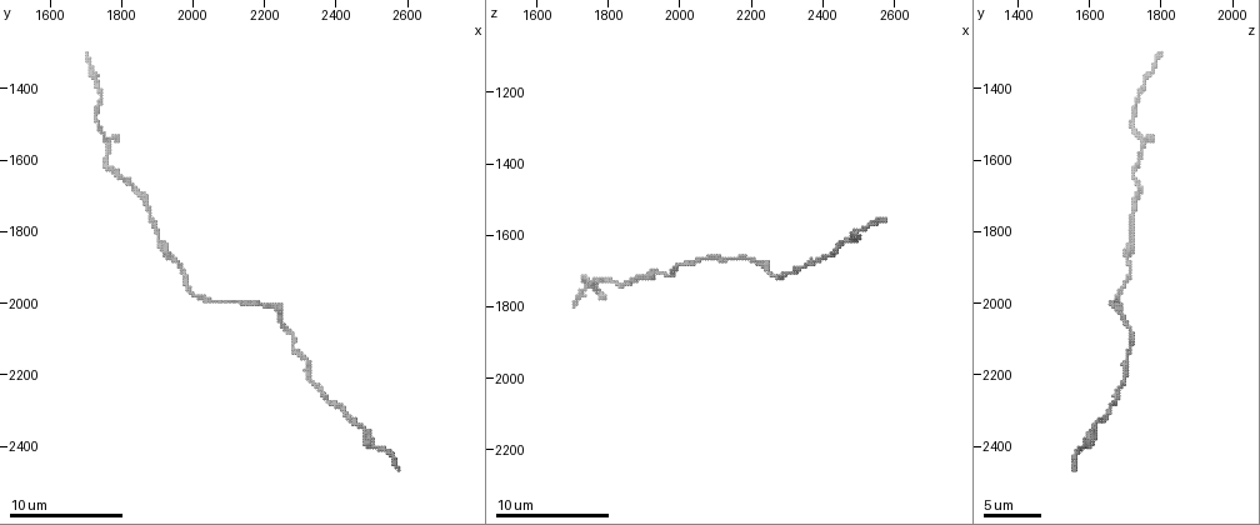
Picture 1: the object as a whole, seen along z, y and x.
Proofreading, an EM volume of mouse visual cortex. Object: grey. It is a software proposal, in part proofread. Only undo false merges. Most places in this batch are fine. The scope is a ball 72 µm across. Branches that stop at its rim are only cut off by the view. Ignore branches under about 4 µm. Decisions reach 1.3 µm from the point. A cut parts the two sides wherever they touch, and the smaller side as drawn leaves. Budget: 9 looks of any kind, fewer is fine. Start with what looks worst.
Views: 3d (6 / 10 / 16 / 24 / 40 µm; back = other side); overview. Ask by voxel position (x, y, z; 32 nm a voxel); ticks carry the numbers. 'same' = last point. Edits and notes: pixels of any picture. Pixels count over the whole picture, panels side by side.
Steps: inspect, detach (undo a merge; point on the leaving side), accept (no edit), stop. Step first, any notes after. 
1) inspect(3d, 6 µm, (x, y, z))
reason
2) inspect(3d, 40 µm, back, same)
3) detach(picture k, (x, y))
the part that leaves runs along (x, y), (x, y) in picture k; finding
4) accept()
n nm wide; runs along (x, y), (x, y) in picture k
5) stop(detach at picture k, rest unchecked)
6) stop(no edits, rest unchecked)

inspect(3d, 16 µm, (2240, 2040, 1700))
calibre changes

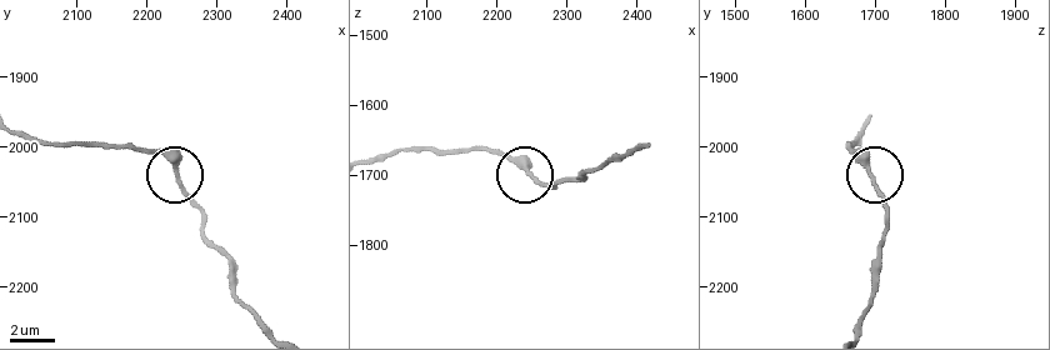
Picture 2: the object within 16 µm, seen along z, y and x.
accept()
240 nm wide; runs along (20, 133), (51, 144), (130, 144), (158, 153), (206, 215) in picture 2; all the same neuron

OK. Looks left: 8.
inspect(3d, 10 µm, (1750, 1530, 1740))
three-way junction

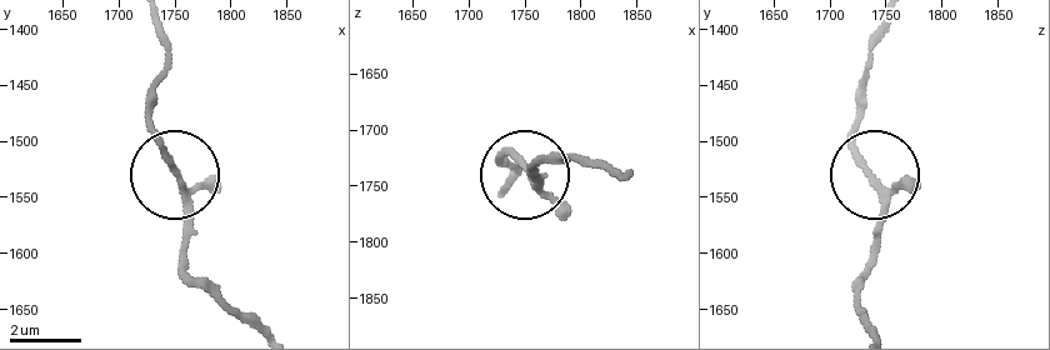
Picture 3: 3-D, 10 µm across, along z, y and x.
accept()
3 arms; runs along (249, 326), (189, 266), (185, 195), (150, 99) in picture 3; one neuron here

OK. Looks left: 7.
inspect(3d, 10 µm, (1900, 1820, 1720))
calibre changes

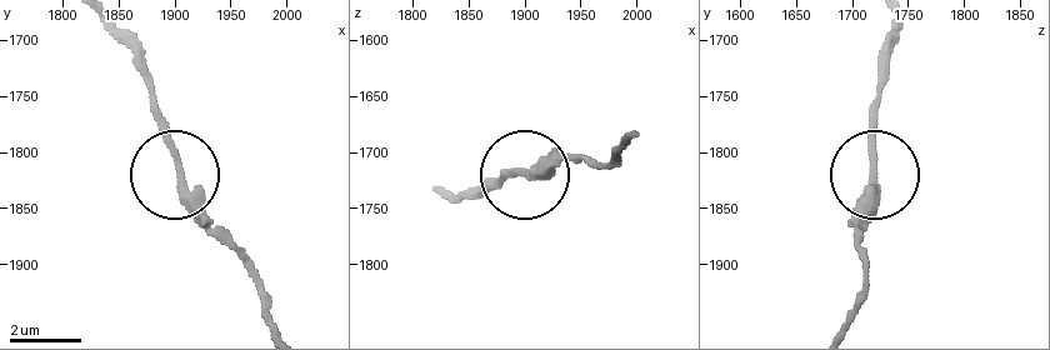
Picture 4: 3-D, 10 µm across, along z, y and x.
inspect(3d, 6 µm, (1904, 1822, 1720))

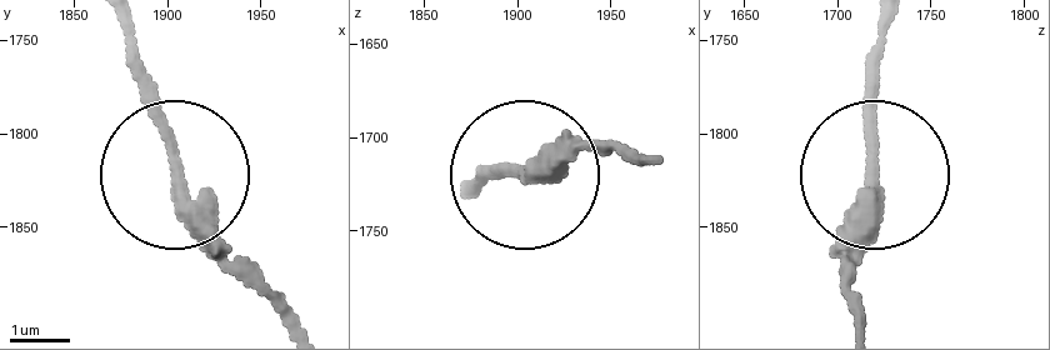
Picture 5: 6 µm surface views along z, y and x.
accept()
300 nm wide; runs along (294, 320), (180, 171), (130, 21) in picture 5; continuous, no second neuron

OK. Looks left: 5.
inspect(3d, 16 µm, (2330, 2230, 1690))
narrows sharply

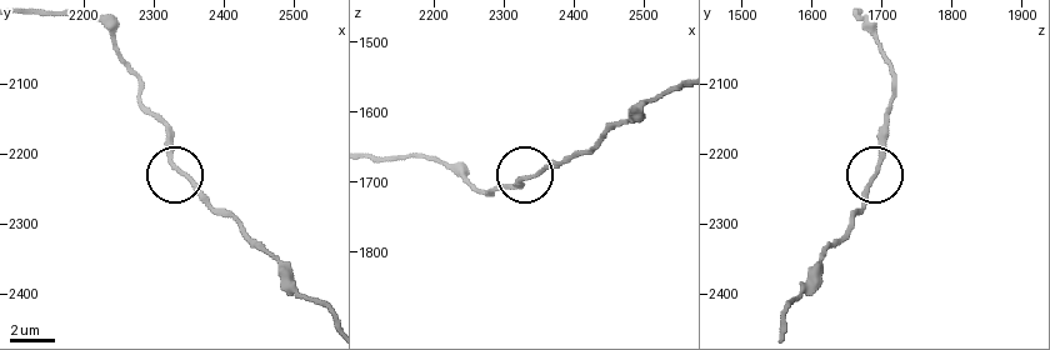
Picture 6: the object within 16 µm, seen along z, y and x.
inspect(3d, 6 µm, (2335, 2225, 1690))
closer look

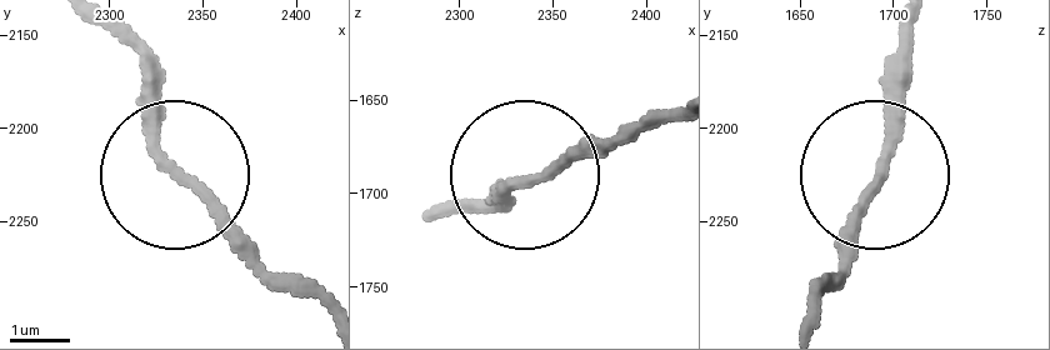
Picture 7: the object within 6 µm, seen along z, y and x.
accept()
runs along (116, 31), (146, 75), (151, 150), (276, 280) in picture 7; one neuron here

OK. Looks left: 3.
stop(no edits, rest unchecked)

